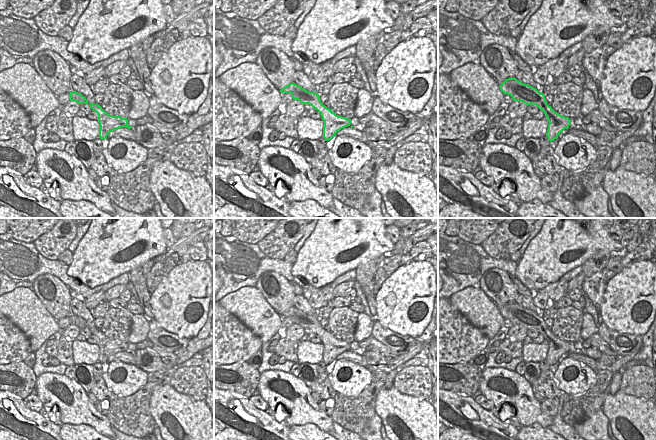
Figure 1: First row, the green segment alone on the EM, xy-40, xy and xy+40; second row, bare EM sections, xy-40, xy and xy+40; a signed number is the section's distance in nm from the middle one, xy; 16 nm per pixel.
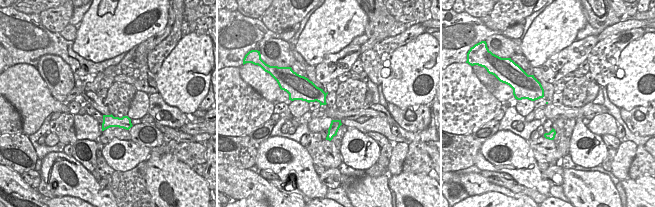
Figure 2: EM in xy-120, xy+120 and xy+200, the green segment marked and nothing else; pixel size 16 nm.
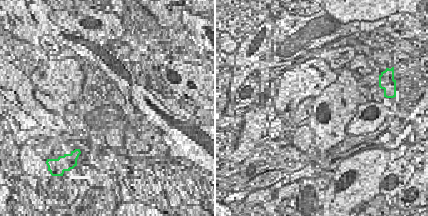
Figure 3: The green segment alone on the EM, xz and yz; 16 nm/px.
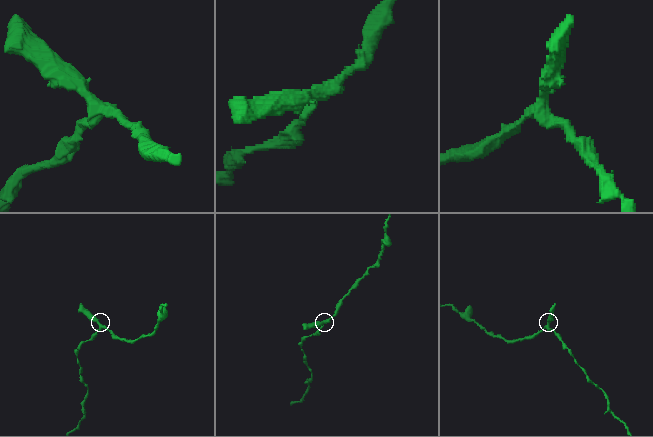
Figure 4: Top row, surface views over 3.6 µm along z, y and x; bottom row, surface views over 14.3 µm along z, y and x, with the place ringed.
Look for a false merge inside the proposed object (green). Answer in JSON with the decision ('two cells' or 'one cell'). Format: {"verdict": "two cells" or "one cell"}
{"verdict": "one cell"}

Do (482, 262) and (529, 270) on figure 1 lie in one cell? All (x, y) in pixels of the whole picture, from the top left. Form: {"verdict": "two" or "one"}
{"verdict": "two"}

